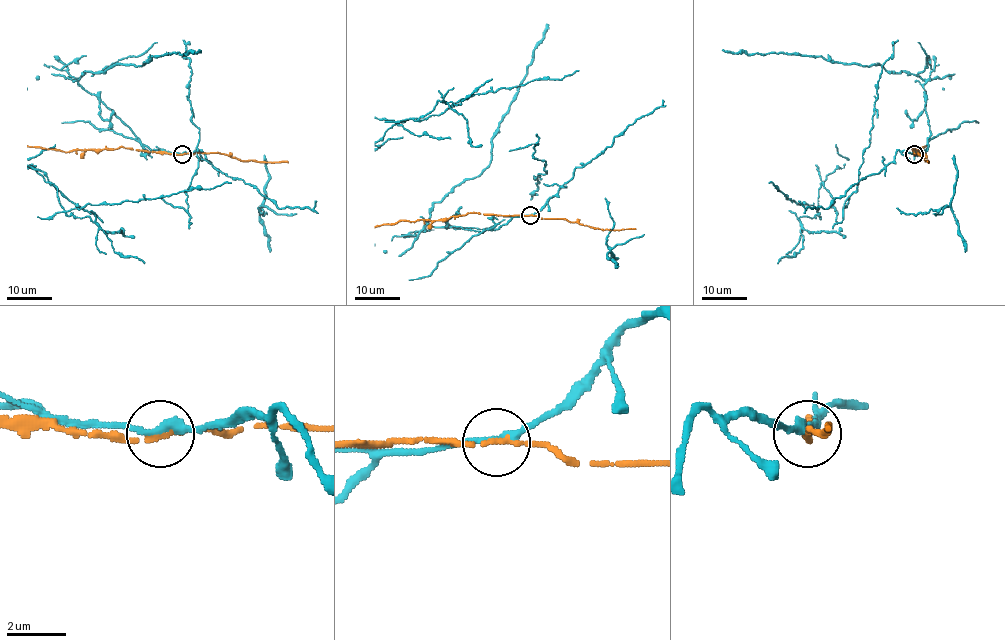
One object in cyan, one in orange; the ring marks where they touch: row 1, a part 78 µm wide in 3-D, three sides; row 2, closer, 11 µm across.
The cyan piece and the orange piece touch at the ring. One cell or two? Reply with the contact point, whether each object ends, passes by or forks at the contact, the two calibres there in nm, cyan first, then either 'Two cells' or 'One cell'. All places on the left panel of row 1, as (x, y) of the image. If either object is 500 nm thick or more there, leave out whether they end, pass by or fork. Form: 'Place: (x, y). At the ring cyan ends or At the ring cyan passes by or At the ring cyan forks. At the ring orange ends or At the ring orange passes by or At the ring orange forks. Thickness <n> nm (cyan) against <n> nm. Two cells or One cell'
Place: (182, 154). At the ring cyan passes by. At the ring orange passes by. Thickness 260 nm (cyan) against 160 nm. Two cells

